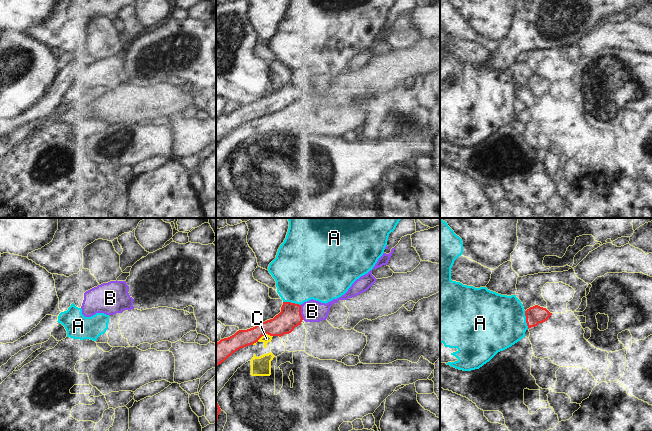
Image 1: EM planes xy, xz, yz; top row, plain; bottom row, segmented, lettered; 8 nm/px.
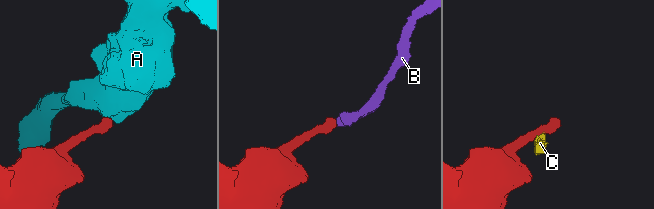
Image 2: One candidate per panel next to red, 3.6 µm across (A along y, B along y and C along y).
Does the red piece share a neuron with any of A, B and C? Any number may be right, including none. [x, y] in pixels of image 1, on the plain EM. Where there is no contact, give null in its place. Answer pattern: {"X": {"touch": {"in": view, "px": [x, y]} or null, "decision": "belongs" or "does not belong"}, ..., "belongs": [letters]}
{"A": {"touch": {"in": "xz", "px": [292, 79]}, "decision": "does not belong"}, "B": {"touch": {"in": "xz", "px": [300, 88]}, "decision": "belongs"}, "C": {"touch": {"in": "xz", "px": [262, 111]}, "decision": "does not belong"}, "belongs": ["B"]}

